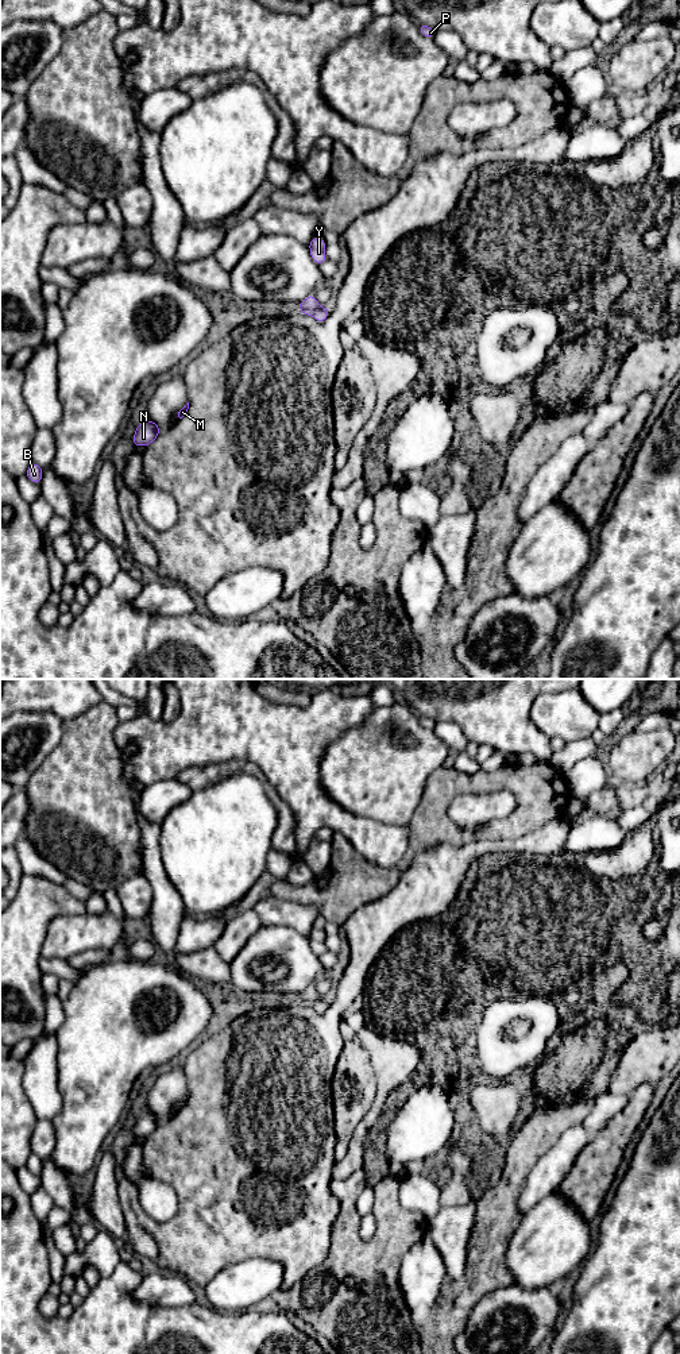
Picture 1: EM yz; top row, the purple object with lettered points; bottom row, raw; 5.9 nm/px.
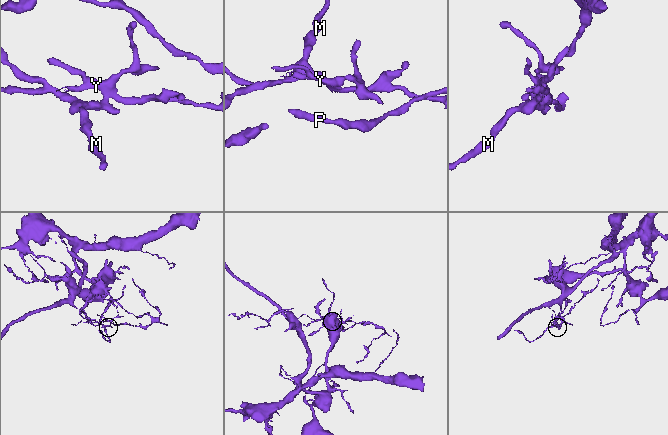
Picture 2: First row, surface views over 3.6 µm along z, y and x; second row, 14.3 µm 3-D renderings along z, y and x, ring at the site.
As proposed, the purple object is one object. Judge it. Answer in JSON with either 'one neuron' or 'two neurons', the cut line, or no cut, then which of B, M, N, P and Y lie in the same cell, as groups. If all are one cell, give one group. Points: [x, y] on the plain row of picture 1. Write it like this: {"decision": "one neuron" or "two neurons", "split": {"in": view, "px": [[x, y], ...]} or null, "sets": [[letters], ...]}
{"decision": "two neurons", "split": {"in": "yz", "px": [[320, 998], [312, 1006]]}, "sets": [["B", "M", "N"], ["P", "Y"]]}

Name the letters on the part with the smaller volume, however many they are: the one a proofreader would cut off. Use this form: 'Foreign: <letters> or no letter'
Foreign: P, Y

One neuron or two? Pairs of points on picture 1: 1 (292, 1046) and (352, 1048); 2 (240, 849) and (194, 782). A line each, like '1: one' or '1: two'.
1: two
2: two

